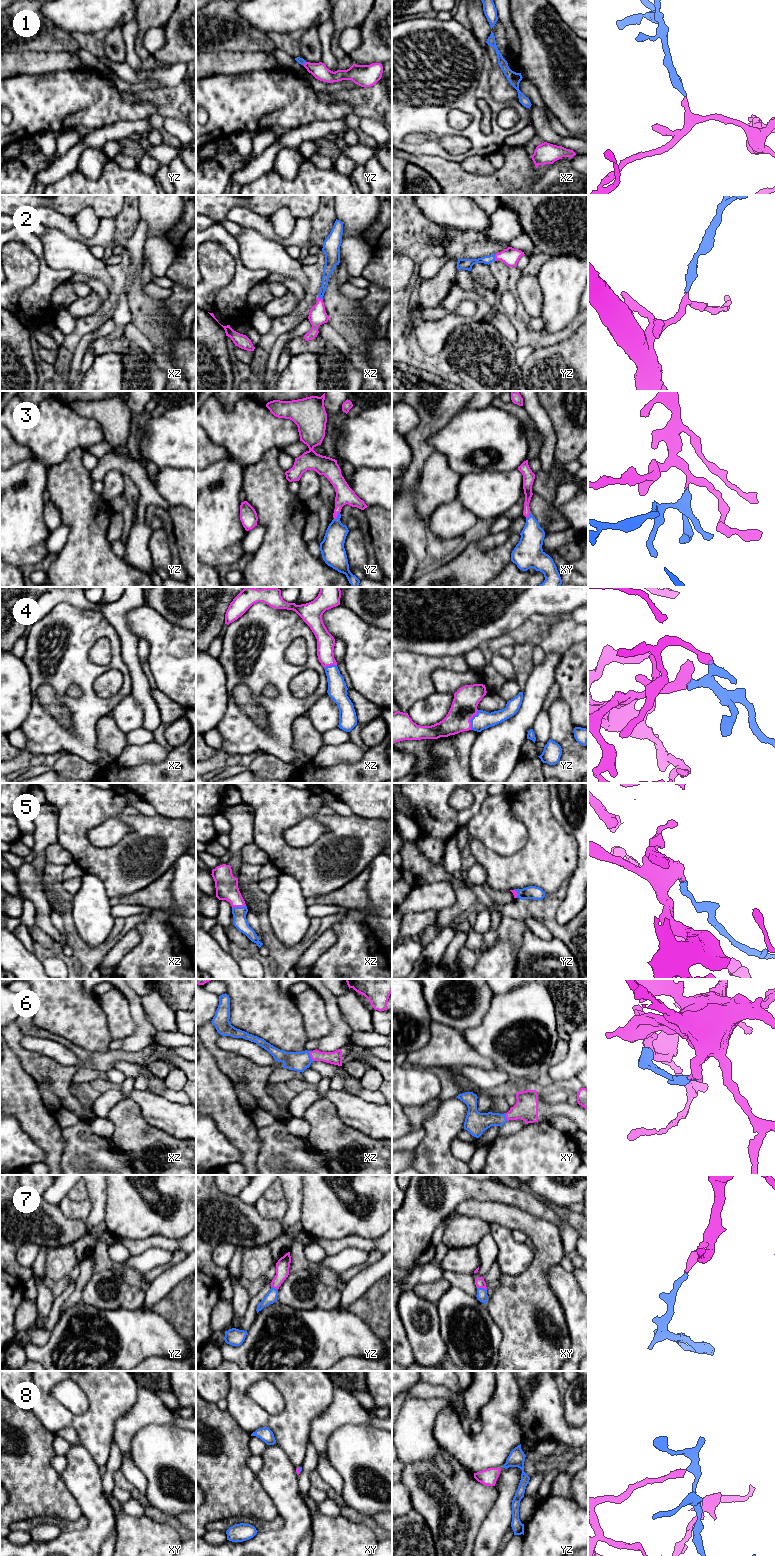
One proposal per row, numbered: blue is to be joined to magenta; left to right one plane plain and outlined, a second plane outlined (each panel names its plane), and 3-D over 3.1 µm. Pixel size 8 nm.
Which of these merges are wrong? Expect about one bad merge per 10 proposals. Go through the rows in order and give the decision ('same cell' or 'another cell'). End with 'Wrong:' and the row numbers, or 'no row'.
1: same cell
2: same cell
3: same cell
4: same cell
5: same cell
6: same cell
7: same cell
8: same cell
Wrong: no row

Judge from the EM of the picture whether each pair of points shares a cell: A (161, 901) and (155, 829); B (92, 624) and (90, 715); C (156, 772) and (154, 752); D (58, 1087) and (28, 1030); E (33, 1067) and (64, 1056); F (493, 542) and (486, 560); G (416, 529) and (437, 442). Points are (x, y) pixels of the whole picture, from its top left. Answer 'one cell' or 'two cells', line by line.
A: two cells
B: one cell
C: two cells
D: one cell
E: two cells
F: two cells
G: two cells

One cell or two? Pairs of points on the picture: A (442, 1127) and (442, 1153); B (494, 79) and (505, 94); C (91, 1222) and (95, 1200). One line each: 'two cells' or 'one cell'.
A: one cell
B: one cell
C: one cell

